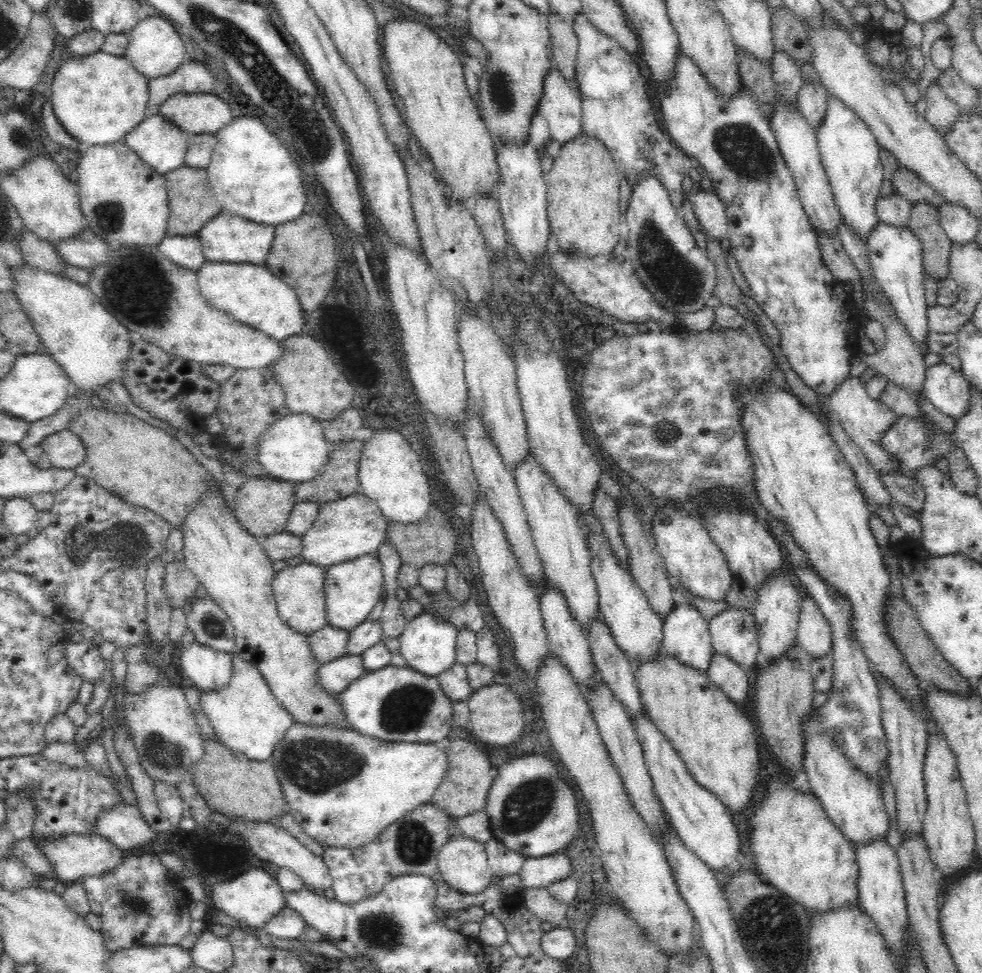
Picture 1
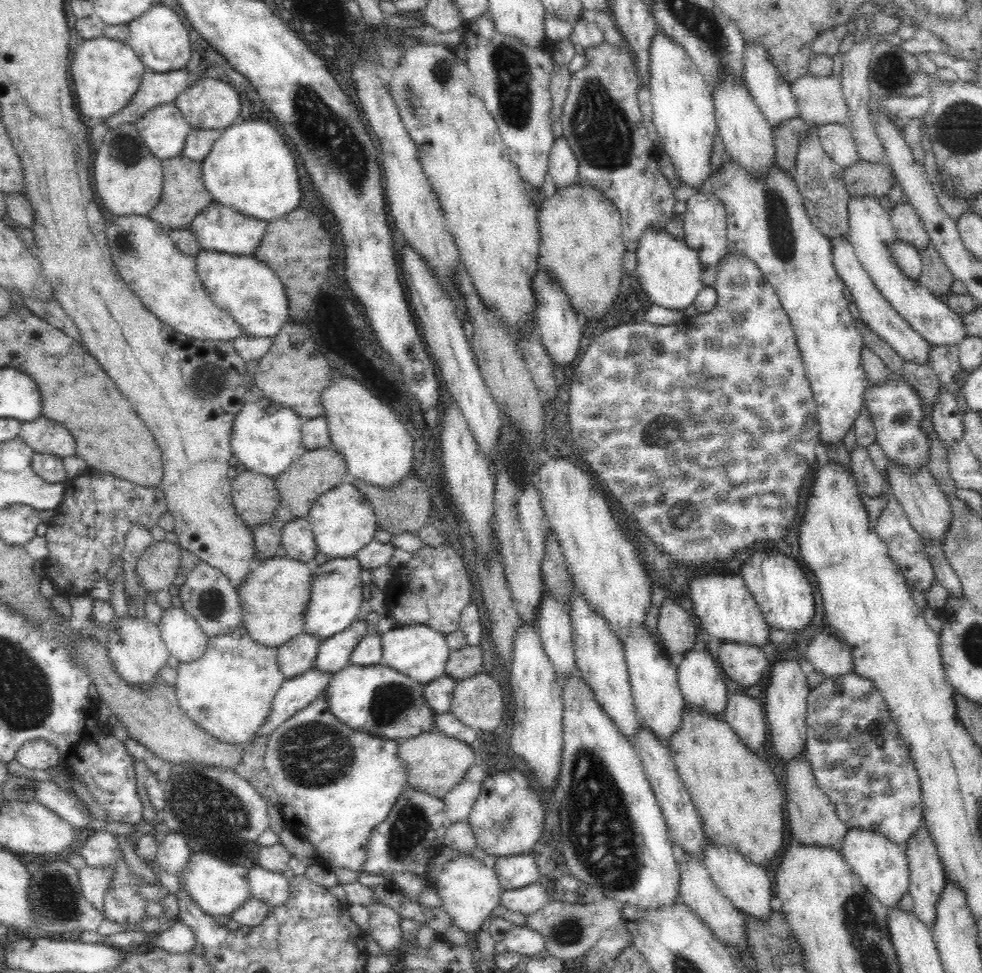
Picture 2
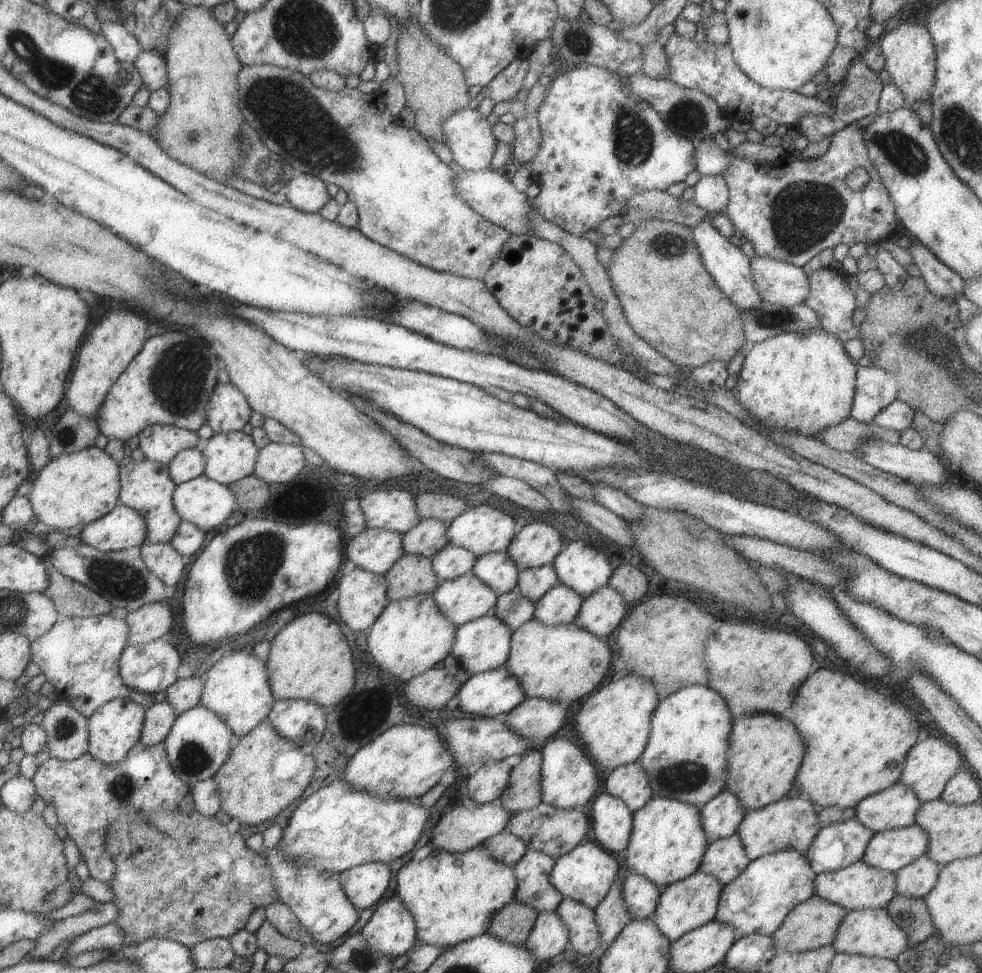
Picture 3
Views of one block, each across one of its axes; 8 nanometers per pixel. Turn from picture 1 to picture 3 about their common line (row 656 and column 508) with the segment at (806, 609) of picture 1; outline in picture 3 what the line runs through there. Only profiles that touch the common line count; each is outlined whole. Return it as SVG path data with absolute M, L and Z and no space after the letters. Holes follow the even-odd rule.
M485 803L475 809L456 806L437 821L431 830L427 843L431 844L433 851L462 853L471 847L481 845L483 840L493 836L496 832L503 831L510 816L511 813L504 809L501 804L493 807L490 803Z

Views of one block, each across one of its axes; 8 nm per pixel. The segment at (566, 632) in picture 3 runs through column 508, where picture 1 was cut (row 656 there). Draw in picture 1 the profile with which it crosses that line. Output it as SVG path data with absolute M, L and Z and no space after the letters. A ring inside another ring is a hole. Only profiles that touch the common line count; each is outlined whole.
M661 648L656 656L636 662L633 668L643 709L672 743L693 780L712 791L730 812L744 810L752 800L761 767L752 720L711 683L706 672L661 652Z

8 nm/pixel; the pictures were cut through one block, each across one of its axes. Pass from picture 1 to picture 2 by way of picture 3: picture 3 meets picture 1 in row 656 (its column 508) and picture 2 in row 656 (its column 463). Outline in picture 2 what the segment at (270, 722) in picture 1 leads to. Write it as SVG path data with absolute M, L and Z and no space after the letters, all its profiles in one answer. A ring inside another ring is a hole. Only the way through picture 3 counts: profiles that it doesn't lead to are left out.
M244 626L234 628L222 636L208 637L208 648L202 654L202 658L188 664L182 662L177 669L175 689L180 707L192 723L202 728L208 735L227 744L246 744L261 732L261 727L264 727L271 716L272 700L281 684L287 679L278 666L277 654L277 648L267 647L254 641Z

